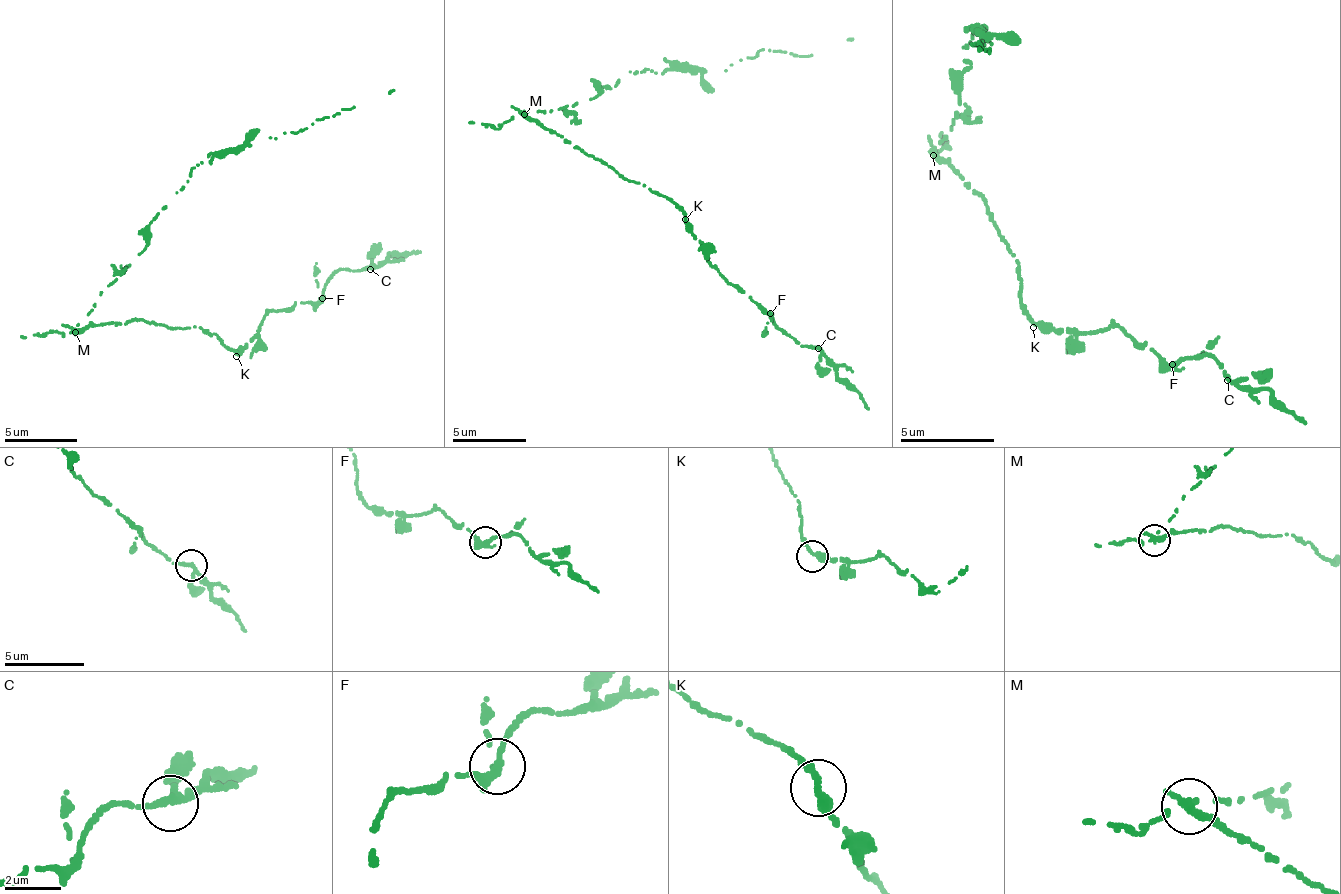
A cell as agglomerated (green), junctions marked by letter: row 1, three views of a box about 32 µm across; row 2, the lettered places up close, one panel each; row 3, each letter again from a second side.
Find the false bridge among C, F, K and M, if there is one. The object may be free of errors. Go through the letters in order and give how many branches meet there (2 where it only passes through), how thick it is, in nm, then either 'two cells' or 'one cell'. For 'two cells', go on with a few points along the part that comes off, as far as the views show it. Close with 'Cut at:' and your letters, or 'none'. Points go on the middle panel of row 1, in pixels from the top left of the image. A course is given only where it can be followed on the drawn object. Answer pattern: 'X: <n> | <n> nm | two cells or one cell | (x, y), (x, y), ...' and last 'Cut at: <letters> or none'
C: 2 | 280 nm | one cell
F: 2 | 320 nm | one cell
K: 2 | 320 nm | one cell
M: 2 | 320 nm | two cells
Cut at: M

